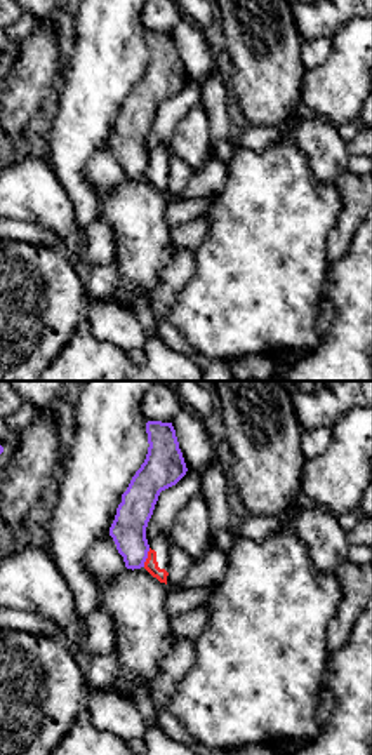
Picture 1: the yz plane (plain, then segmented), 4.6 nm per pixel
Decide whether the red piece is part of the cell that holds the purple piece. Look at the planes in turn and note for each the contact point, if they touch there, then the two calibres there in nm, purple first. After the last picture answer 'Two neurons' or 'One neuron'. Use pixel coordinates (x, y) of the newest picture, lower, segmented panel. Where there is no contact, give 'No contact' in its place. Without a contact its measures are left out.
Touches purple at (146, 557). Thickness 160 nm (purple) against 60 nm

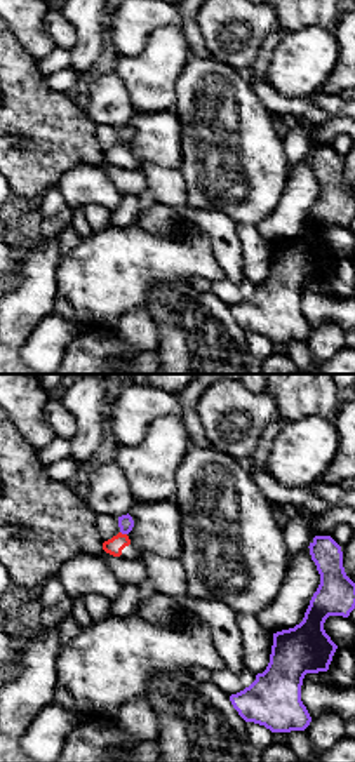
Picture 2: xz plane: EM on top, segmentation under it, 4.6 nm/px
Touches purple at (124, 533). Thickness 70 nm (purple) against 80 nm

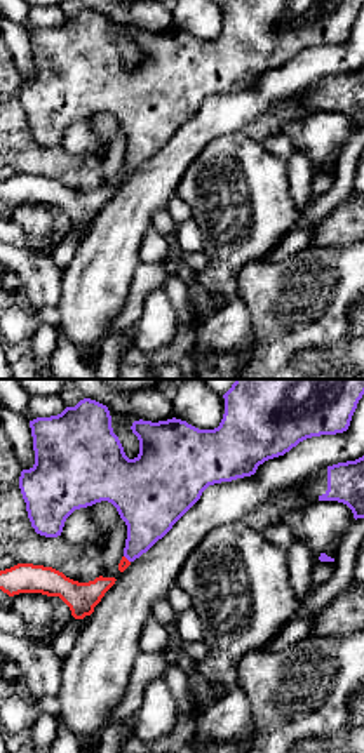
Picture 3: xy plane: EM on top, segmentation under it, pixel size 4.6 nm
Touches purple at (126, 557). Thickness 260 nm (purple) against 50 nm

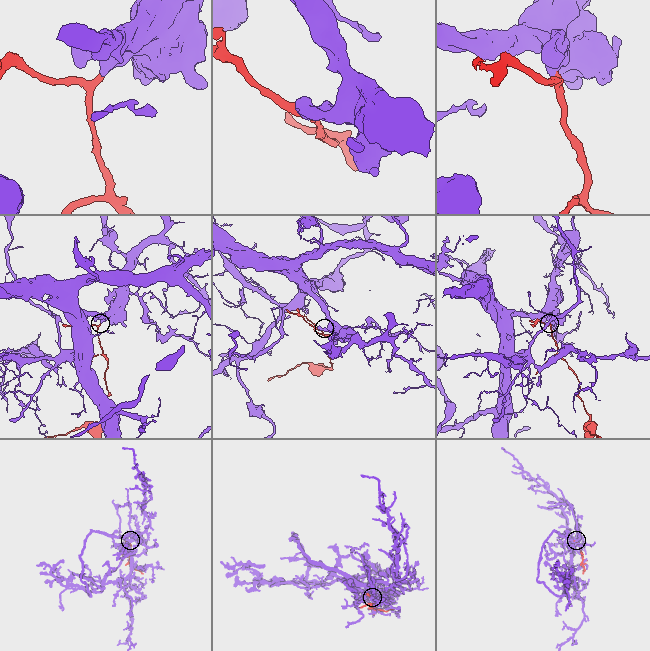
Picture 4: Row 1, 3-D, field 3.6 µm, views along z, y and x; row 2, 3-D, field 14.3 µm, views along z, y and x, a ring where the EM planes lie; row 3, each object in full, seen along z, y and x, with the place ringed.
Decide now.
Two neurons

